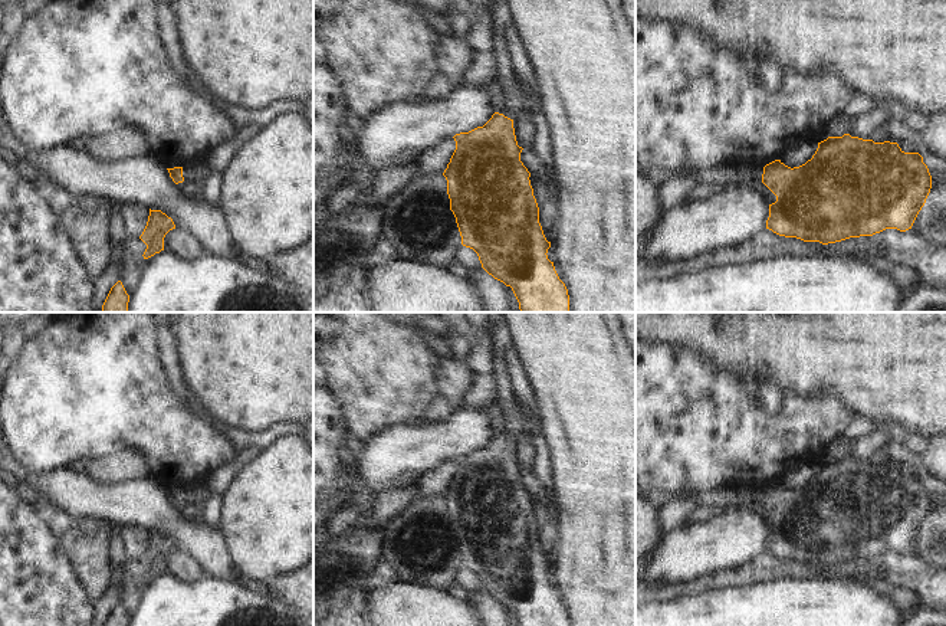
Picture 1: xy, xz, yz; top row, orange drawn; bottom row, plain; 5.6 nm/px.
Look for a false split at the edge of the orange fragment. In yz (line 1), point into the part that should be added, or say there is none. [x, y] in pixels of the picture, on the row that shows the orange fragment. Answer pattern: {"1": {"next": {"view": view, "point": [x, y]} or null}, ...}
{"1": {"next": null}}

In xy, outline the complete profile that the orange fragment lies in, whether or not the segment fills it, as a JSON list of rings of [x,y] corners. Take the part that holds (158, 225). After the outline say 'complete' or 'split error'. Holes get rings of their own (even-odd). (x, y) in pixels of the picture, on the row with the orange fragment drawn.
[[[150,209],[147,226],[139,236],[139,239],[147,245],[147,249],[142,255],[144,259],[148,259],[164,250],[164,237],[173,229],[175,229],[175,224],[171,217],[161,210]]]; complete

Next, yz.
[[[844,134],[818,142],[812,158],[799,167],[791,168],[781,160],[766,164],[762,183],[776,196],[776,201],[769,204],[766,229],[779,236],[828,245],[850,237],[873,236],[886,229],[911,229],[930,193],[932,176],[919,153],[904,153],[897,142],[874,142]]]; complete

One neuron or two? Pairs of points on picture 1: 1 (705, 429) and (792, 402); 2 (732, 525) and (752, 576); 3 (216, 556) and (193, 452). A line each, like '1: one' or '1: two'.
1: one
2: two
3: two

